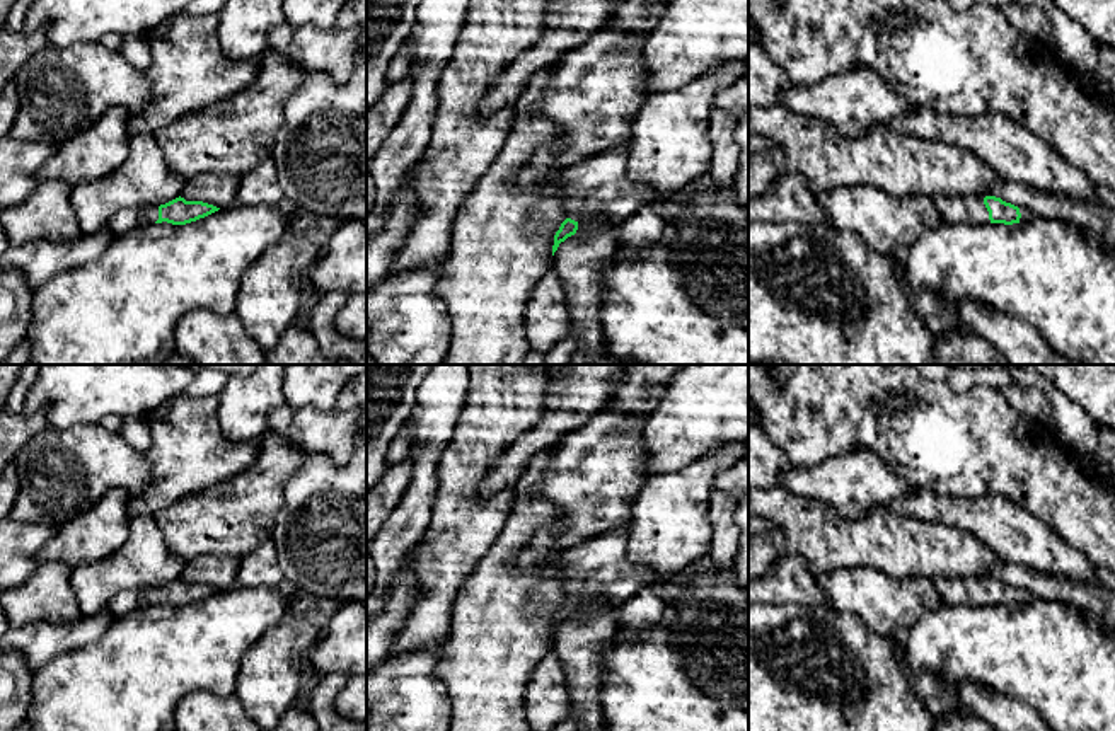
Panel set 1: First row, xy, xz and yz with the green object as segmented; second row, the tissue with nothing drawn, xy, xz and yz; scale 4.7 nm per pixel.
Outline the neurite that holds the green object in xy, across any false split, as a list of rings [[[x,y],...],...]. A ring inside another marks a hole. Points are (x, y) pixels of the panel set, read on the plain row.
[[[176,579],[160,588],[130,590],[116,595],[106,608],[114,613],[114,617],[123,617],[128,612],[142,608],[145,605],[172,605],[186,607],[205,600],[220,590],[203,584],[203,583],[186,583],[184,579]]]

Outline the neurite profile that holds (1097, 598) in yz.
[[[1001,562],[989,578],[1001,579],[1047,601],[1086,608],[1115,629],[1115,590],[1103,584],[1084,584],[1013,562]]]

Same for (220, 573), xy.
[[[196,557],[184,562],[181,579],[203,583],[217,590],[230,590],[237,584],[239,559],[234,557]]]

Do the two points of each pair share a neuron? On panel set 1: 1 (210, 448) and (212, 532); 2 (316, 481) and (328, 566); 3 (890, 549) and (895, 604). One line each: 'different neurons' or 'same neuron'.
1: different neurons
2: same neuron
3: different neurons

